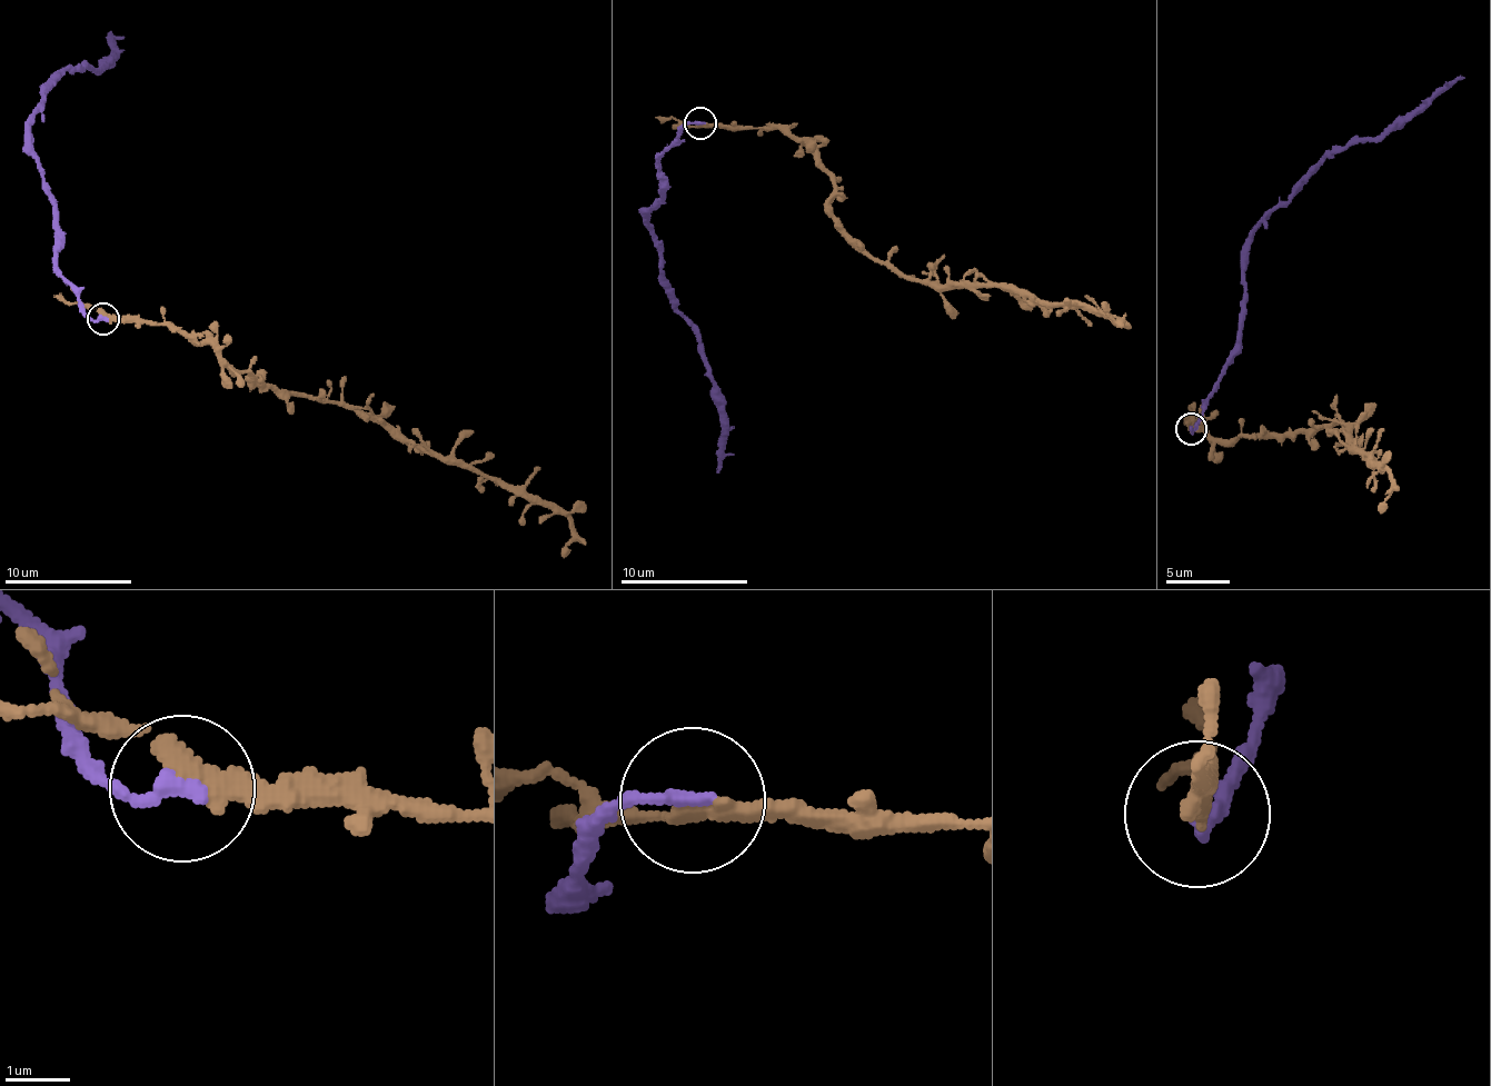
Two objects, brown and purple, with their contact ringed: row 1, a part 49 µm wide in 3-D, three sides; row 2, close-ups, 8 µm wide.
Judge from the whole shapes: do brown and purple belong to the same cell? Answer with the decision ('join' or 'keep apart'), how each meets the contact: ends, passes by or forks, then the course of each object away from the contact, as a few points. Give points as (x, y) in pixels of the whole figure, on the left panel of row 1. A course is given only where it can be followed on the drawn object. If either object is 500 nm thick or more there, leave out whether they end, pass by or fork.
keep apart | brown passes by | purple ends | brown via (103, 316), (180, 328), (255, 381), (385, 421), (427, 449), (553, 502), (570, 521), (563, 556) | purple via (103, 319), (85, 310), (56, 265), (52, 195), (30, 125), (59, 75), (110, 65), (115, 40), (107, 35)

